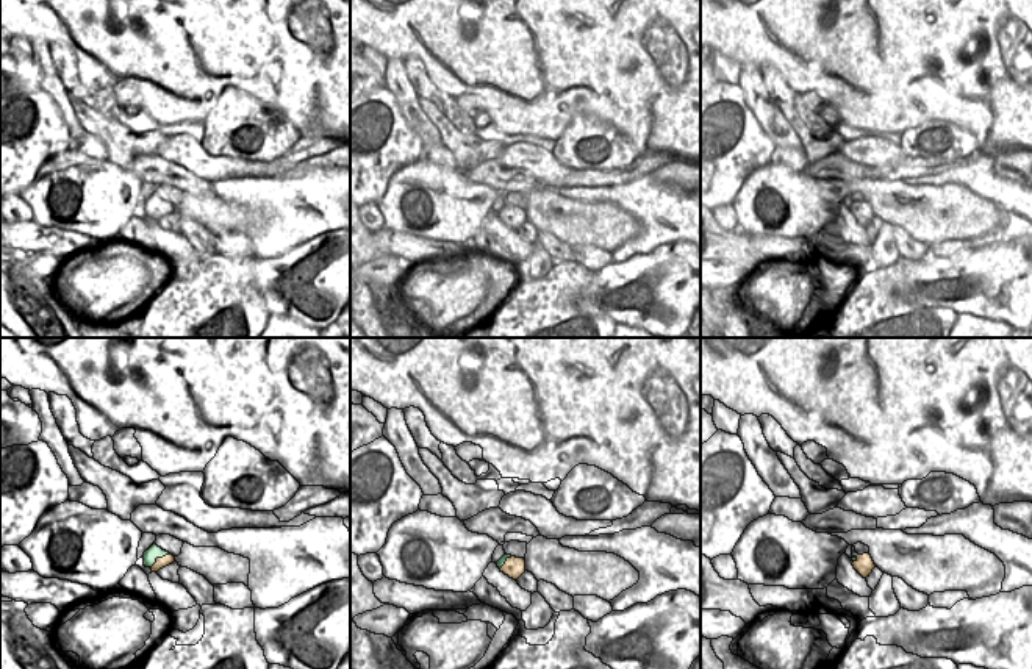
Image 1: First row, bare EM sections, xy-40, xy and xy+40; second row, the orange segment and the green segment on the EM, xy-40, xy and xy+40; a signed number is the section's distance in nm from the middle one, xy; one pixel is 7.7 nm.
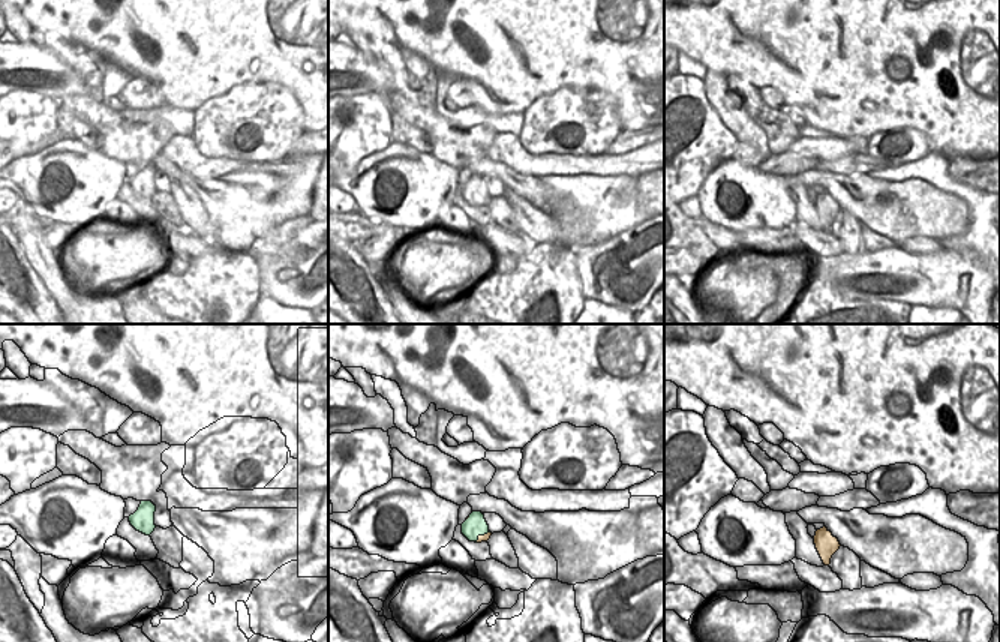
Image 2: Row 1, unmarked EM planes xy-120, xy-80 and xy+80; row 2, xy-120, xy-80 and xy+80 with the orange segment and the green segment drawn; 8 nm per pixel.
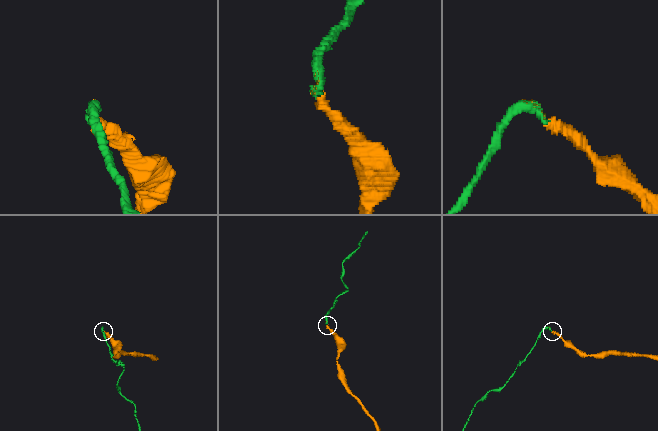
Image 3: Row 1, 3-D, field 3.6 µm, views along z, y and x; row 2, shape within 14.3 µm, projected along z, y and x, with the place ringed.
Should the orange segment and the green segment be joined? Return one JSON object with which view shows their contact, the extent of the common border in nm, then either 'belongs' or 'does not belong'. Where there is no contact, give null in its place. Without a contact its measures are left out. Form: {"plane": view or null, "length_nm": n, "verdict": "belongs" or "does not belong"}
{"plane": "xy-40", "length_nm": 190, "verdict": "does not belong"}

